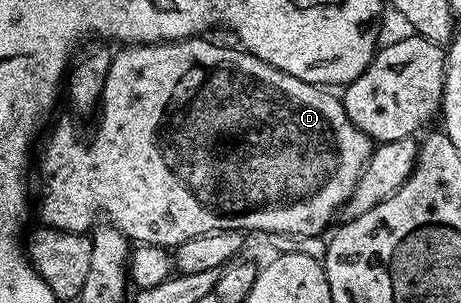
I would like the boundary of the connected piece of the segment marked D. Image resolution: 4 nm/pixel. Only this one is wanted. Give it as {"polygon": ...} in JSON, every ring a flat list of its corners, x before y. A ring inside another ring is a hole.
{"polygon":[[202,36,185,37,182,41,157,41,150,45,123,45,114,50,111,58,111,66,109,67,109,75,105,75,105,87,103,88,103,99,101,108,98,110,97,118,99,122,95,125,95,134,91,137,91,142,83,141,83,137,79,134,79,129,71,121,59,121,55,125,55,130,51,134,46,134,47,142,43,145,43,154,38,154,37,169,39,165,39,217,44,226,48,229,60,229,61,231,73,231,74,233,90,234,93,226,100,220,109,219,110,224,121,230,126,237,132,242,142,243,144,245,161,245,164,247,174,247,185,243,185,239,193,239,193,235,205,235,209,231,221,231,222,229,238,229,246,231,248,234,256,233,262,235,264,233,291,233,293,235,320,236,324,231,323,228,332,220,336,220,337,214,342,209,343,204,349,199,349,195,353,191,353,187,357,187,359,176,363,174,363,169,367,166,367,160,371,157,373,142,370,137,366,137,349,118,347,112,343,110,343,102,338,96,335,97,334,92,328,91,326,88,310,85,301,79,297,79,293,75,289,75,285,71,281,71,277,67,273,67,269,63,265,63,261,59,257,59,252,53,244,51,242,48,226,49,223,45,214,45,211,41,203,41]]}

